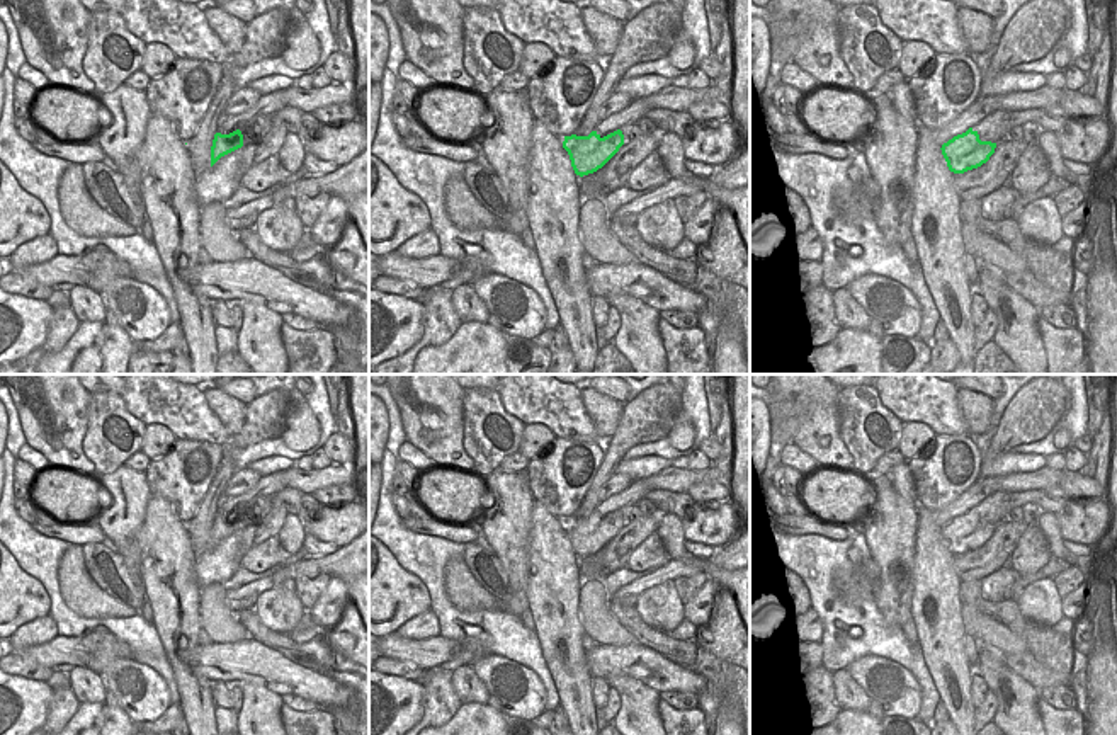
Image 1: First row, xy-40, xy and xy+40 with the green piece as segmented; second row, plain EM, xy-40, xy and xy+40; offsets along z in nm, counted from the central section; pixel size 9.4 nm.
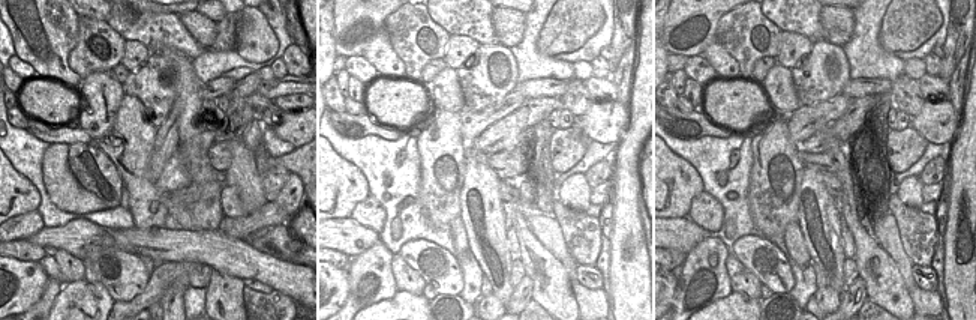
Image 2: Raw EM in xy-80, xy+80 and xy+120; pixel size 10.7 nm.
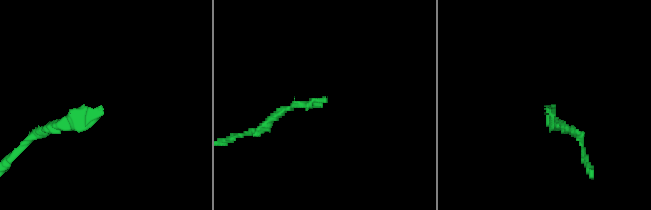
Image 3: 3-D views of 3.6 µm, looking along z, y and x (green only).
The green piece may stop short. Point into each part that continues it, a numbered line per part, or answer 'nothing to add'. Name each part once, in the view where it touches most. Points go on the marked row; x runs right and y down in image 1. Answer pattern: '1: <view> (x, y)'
1: xy (640, 108)

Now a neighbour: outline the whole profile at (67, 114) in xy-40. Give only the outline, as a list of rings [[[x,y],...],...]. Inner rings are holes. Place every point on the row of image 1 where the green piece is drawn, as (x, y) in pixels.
[[[51,85],[37,92],[31,116],[54,140],[85,143],[105,122],[105,107],[95,94]]]

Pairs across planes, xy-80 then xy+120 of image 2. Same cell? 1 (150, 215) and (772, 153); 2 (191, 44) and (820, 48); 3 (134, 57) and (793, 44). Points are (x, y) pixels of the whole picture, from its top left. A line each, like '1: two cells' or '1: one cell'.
1: two cells
2: two cells
3: one cell

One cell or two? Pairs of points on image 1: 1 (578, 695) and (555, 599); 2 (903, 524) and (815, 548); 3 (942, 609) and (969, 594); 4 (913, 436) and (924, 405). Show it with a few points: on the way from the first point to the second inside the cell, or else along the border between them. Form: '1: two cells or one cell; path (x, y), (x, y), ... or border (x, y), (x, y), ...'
1: one cell; path (570, 671), (567, 642), (560, 633), (558, 623)
2: two cells; border (864, 533), (864, 543), (871, 555)
3: two cells; border (963, 582), (959, 603)
4: two cells; border (903, 422), (925, 422), (935, 433)

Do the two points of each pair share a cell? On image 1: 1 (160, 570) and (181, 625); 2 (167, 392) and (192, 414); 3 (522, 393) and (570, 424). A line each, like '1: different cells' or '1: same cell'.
1: same cell
2: same cell
3: same cell

